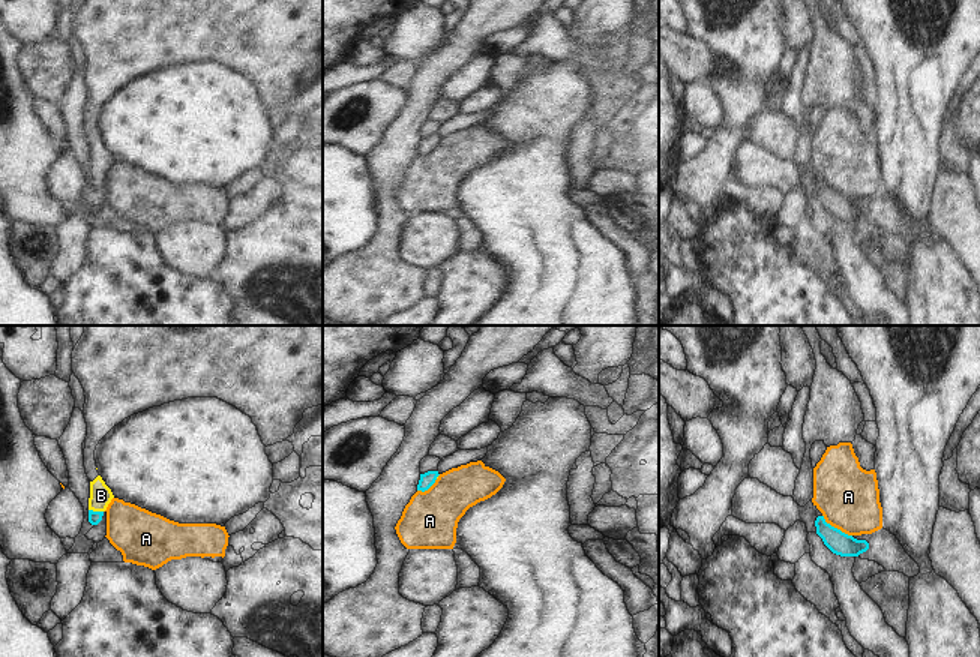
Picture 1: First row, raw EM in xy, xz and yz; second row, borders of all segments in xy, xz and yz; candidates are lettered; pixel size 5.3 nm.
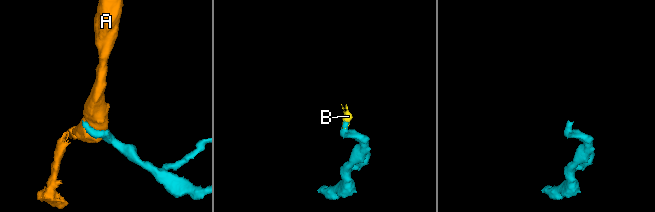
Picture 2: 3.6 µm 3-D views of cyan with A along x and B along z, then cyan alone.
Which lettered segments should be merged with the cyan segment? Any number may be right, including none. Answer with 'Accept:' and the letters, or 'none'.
Accept: B

